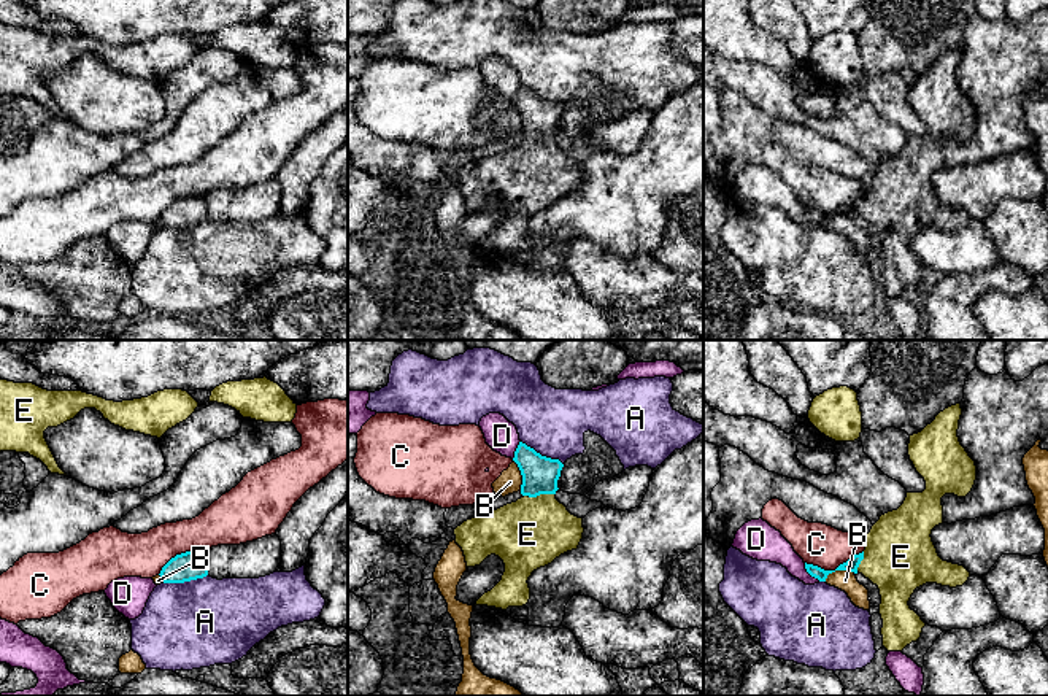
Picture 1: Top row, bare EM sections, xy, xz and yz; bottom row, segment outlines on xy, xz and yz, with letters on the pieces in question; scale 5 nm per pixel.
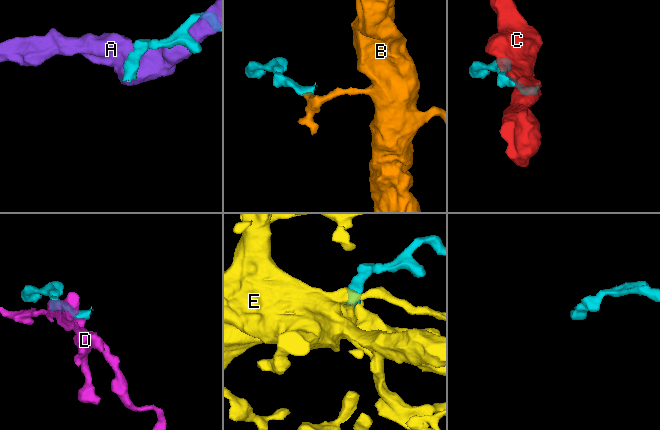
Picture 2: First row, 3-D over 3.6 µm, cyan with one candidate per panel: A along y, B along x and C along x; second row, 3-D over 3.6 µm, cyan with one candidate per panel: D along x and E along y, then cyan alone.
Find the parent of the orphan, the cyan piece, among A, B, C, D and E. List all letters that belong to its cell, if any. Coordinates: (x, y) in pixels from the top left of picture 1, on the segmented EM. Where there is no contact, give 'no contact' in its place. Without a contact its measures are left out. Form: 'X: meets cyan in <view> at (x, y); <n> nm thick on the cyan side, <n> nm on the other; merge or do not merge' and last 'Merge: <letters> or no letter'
A: meets cyan in xy at (184, 580); 150 nm thick on the cyan side, 440 nm on the other; do not merge
B: meets cyan in yz at (839, 569); 70 nm thick on the cyan side, 110 nm on the other; do not merge
C: meets cyan in yz at (836, 569); 70 nm thick on the cyan side, 220 nm on the other; do not merge
D: meets cyan in yz at (810, 574); 70 nm thick on the cyan side, 160 nm on the other; do not merge
E: meets cyan in xz at (539, 494); 190 nm thick on the cyan side, 360 nm on the other; merge
Merge: E

